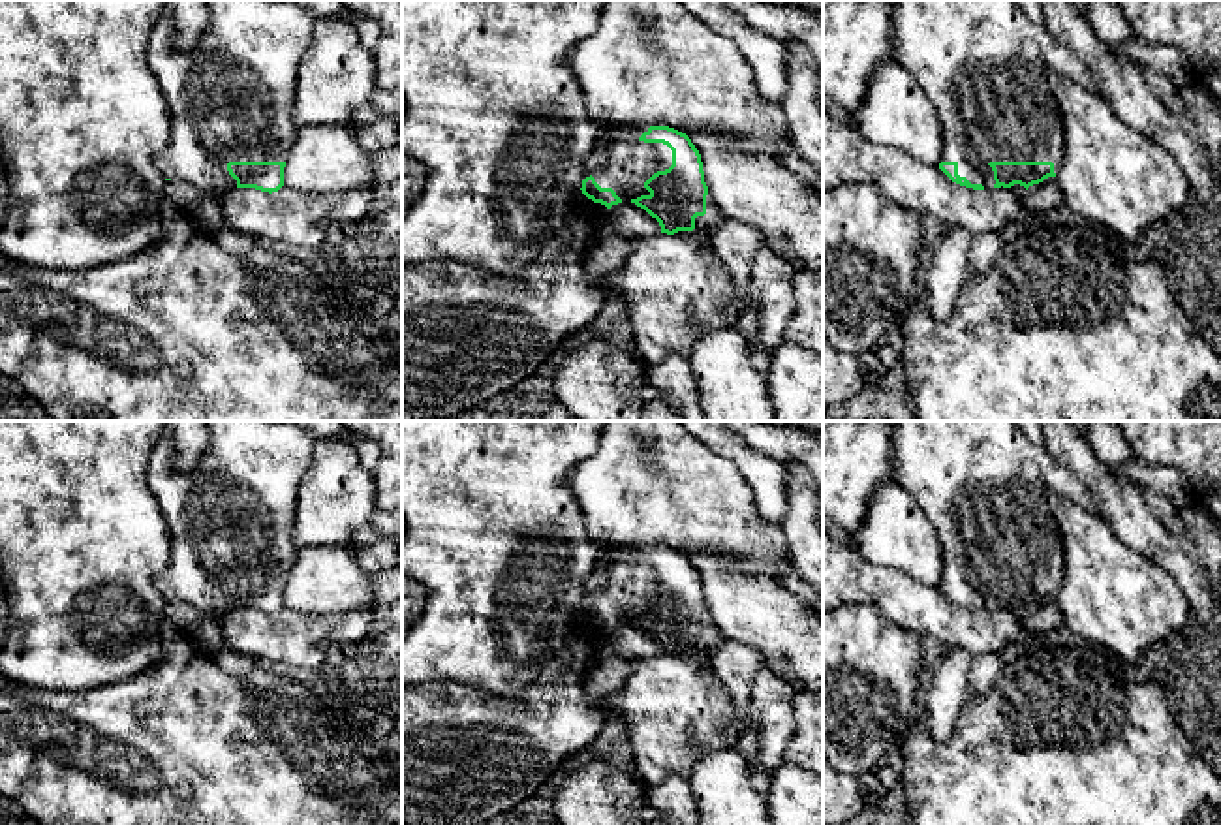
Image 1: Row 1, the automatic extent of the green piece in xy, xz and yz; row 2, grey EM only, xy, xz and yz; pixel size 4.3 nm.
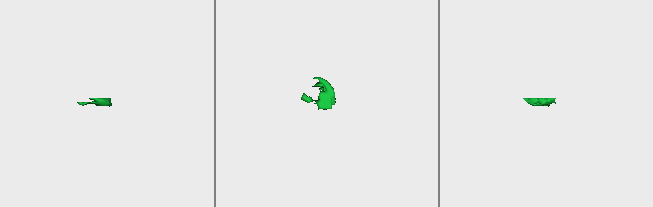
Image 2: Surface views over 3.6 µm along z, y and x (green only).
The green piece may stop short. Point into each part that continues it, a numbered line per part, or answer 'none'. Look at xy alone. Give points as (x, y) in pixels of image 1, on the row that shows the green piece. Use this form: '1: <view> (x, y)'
1: xy (231, 98)

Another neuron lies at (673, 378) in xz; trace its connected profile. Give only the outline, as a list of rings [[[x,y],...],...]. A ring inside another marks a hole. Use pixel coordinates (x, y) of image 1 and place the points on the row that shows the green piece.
[[[672,353],[656,365],[646,365],[644,372],[646,383],[656,387],[659,398],[684,421],[706,421],[697,380],[686,355]]]

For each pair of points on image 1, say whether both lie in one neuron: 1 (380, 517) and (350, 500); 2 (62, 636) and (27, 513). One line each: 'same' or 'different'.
1: different
2: same

